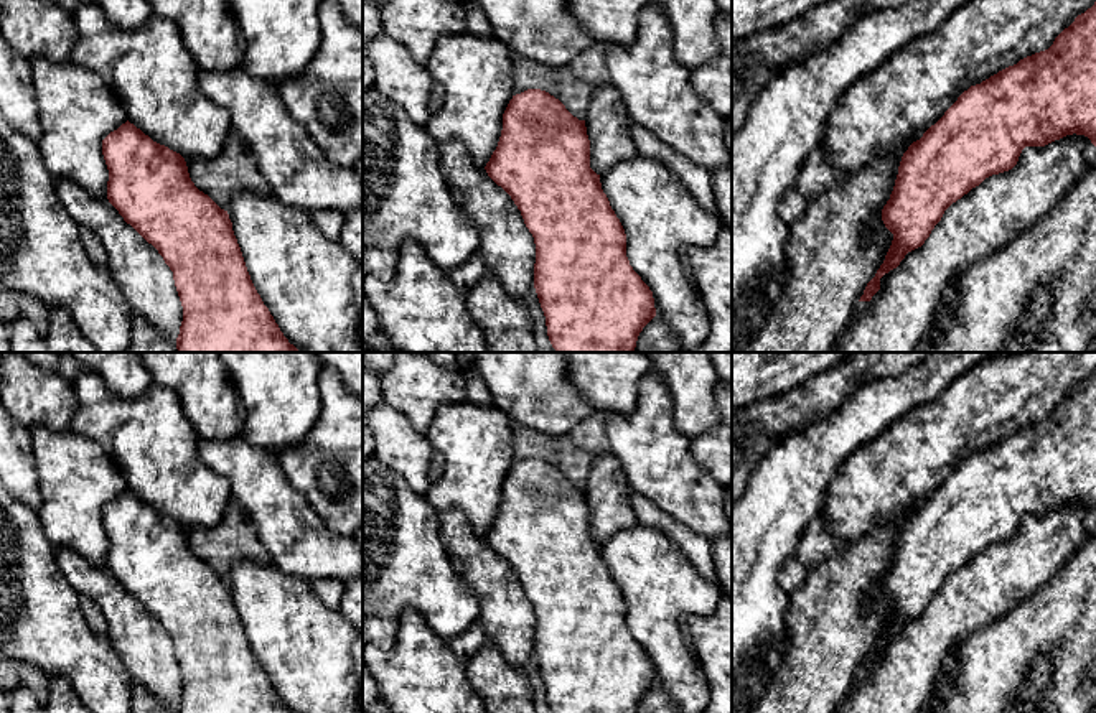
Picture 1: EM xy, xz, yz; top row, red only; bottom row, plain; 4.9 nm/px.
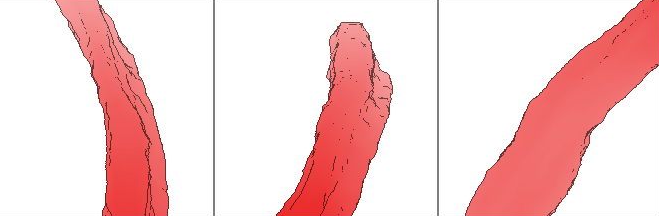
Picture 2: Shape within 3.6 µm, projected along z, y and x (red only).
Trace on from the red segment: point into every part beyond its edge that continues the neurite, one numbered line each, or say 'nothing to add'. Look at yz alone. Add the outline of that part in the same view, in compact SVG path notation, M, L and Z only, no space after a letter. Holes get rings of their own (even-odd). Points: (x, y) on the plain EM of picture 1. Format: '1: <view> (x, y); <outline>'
nothing to add

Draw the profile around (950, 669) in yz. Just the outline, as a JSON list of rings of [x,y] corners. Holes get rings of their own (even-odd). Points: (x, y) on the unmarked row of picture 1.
[[[961,641],[951,647],[951,652],[946,655],[944,664],[934,680],[934,688],[941,688],[944,685],[949,685],[958,672],[959,672],[959,650],[961,650]]]

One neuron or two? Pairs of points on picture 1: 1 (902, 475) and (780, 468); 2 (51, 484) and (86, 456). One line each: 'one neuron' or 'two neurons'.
1: two neurons
2: one neuron

